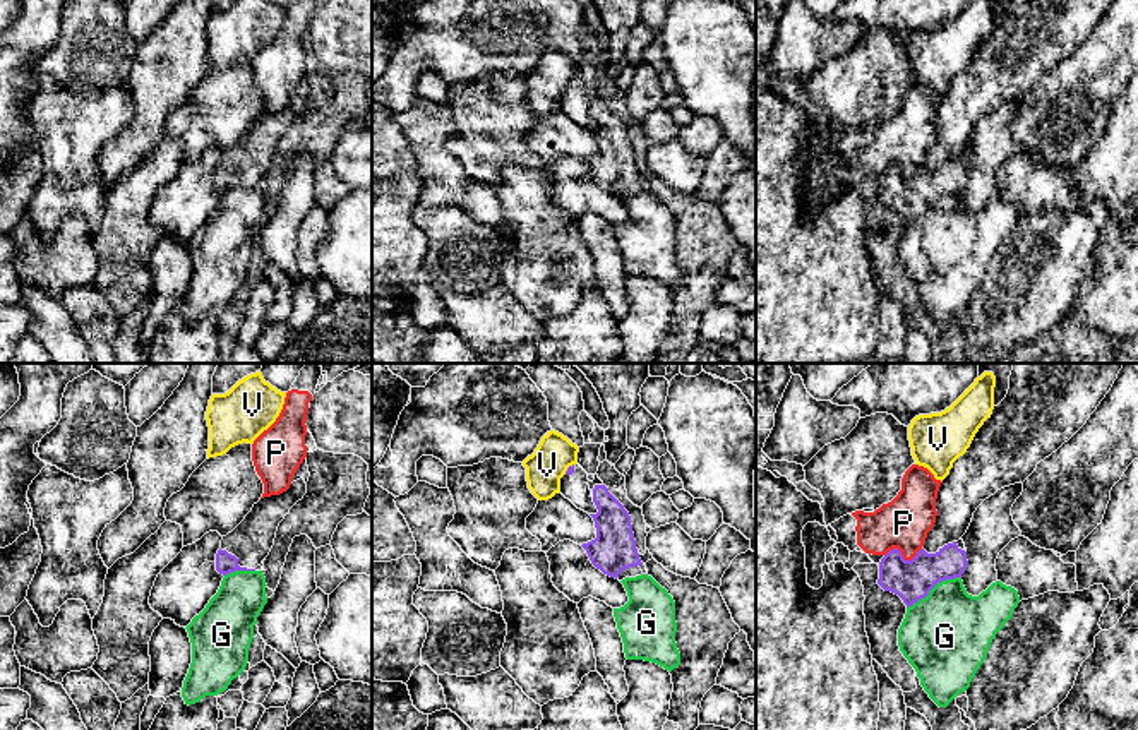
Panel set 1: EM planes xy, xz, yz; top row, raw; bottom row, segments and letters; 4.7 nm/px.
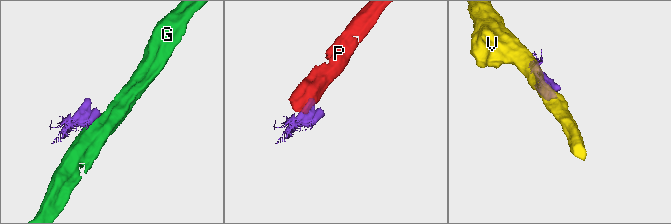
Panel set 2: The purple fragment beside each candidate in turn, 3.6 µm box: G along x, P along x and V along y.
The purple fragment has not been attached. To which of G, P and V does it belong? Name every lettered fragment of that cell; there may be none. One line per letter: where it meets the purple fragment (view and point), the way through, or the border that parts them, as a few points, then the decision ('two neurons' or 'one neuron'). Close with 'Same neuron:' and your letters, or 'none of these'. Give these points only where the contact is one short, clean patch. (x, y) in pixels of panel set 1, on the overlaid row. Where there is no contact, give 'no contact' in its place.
G: meets purple in yz at (933, 586); border along yz (960, 576), (941, 580), (907, 609); two neurons
P: meets purple in yz at (902, 556); border along yz (922, 549), (910, 559), (905, 559), (897, 549), (885, 556); two neurons
V: meets purple in xz at (568, 468); border along xz (573, 463), (564, 473); two neurons
Same neuron: none of these

